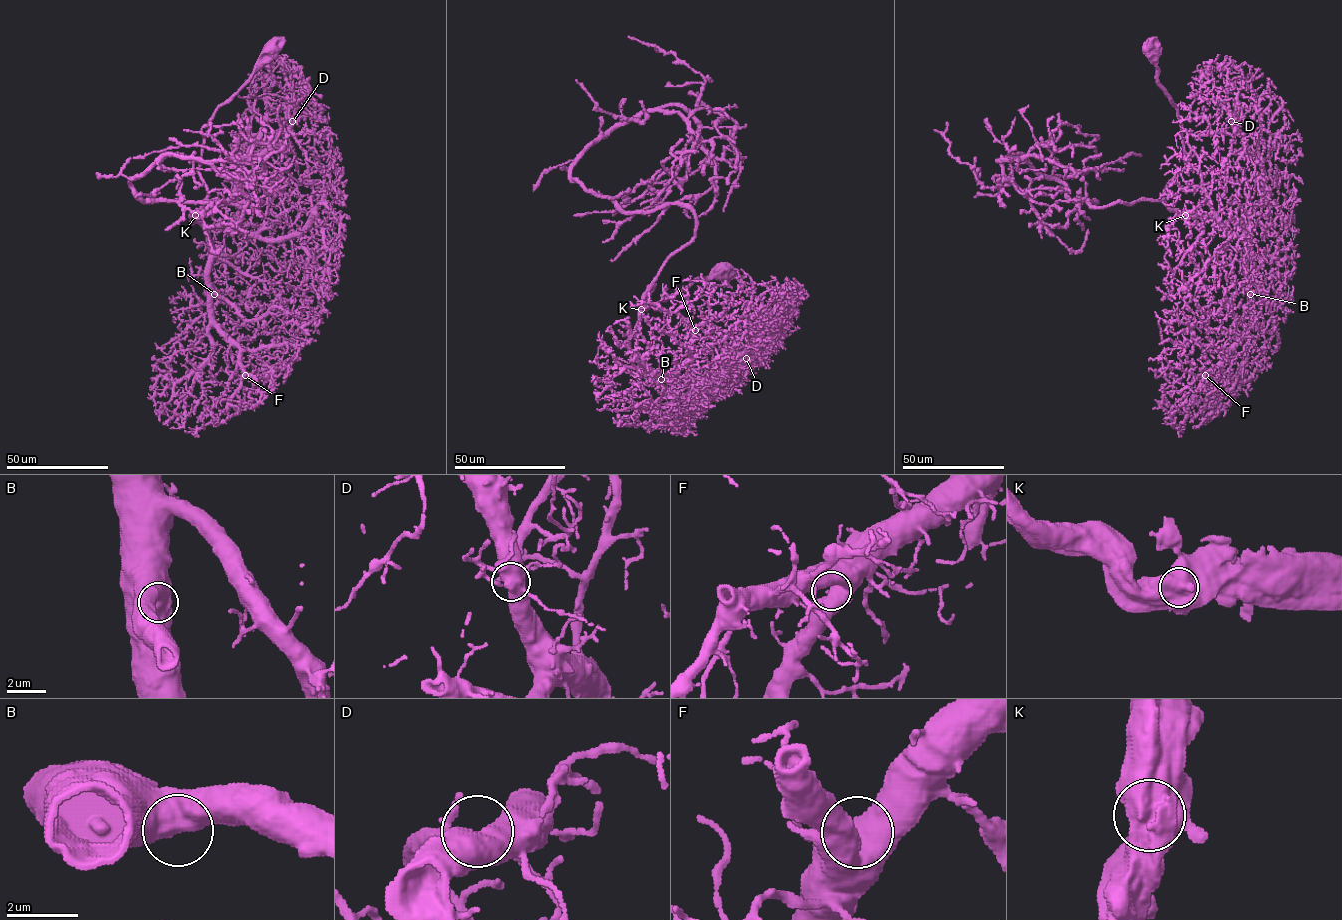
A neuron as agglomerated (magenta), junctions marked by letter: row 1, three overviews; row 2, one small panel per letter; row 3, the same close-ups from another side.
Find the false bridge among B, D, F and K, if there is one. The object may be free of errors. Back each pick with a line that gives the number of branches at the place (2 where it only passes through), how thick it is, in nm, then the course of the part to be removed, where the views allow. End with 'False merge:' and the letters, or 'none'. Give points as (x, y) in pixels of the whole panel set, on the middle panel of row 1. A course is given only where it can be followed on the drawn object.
False merge: none

